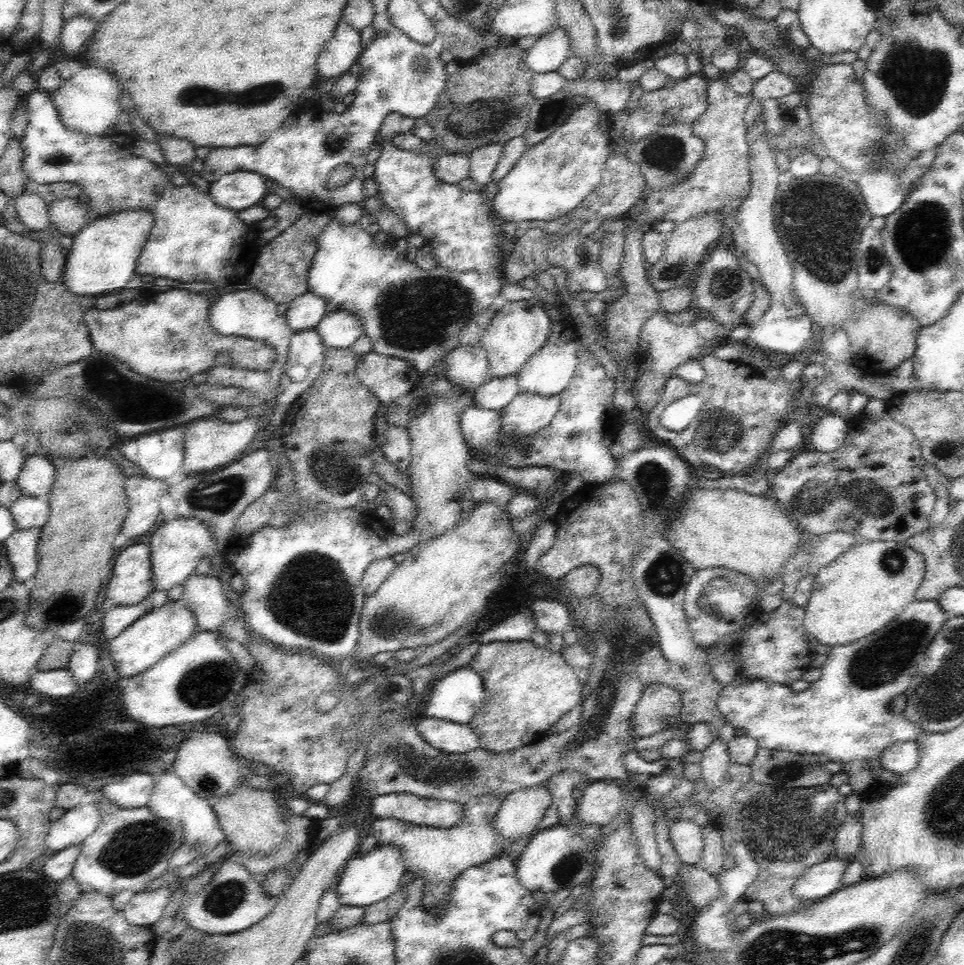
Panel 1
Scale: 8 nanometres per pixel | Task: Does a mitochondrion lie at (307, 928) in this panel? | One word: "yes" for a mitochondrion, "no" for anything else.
no

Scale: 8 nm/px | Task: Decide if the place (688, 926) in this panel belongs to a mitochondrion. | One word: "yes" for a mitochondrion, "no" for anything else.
no

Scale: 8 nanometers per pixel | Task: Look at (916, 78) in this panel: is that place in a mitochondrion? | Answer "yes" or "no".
yes

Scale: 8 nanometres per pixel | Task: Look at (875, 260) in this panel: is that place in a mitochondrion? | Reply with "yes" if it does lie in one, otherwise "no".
yes

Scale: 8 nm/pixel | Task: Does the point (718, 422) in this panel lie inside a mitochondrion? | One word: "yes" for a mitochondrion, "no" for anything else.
yes

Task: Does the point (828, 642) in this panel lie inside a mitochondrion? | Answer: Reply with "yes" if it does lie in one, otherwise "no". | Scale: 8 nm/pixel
no

